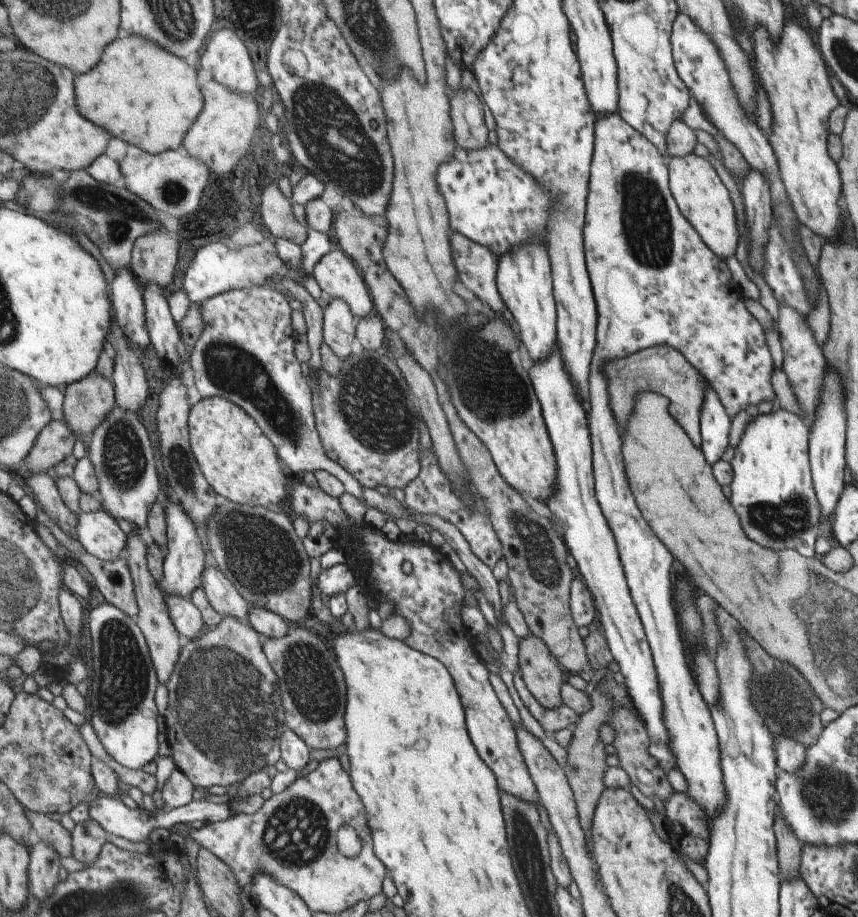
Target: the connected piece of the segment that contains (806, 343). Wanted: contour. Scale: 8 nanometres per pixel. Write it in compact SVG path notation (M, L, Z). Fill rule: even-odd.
M785 304L777 306L775 328L782 350L783 372L785 372L789 388L791 388L799 408L801 408L799 416L809 426L810 421L815 418L815 410L819 406L819 394L821 394L821 386L823 386L823 372L825 372L826 359L822 350L813 340L810 324L803 320L801 316L797 316L797 312L793 312L793 308L789 308Z

